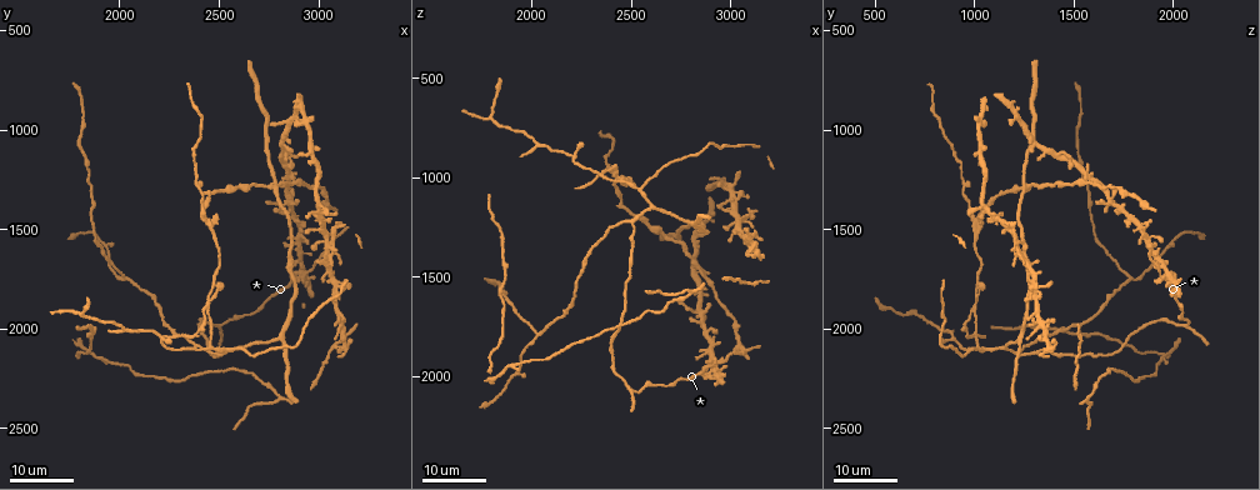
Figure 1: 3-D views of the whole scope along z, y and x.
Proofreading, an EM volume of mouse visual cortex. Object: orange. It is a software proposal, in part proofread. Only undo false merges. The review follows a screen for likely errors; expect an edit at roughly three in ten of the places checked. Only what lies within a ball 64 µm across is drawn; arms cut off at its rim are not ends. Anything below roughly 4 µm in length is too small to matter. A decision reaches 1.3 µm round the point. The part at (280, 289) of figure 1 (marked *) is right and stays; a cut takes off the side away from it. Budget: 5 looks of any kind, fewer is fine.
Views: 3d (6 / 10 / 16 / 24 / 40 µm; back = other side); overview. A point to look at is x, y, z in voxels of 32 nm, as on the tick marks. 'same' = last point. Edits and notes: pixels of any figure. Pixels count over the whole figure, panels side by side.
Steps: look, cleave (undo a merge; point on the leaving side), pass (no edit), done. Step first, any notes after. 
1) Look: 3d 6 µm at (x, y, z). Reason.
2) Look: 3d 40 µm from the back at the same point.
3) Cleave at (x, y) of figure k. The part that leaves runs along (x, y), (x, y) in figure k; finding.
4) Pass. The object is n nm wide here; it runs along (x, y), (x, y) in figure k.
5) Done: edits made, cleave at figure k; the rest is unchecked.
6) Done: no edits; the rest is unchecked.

Look: 3d 16 µm at (2850, 1370, 1690). Small branch off a trunk.

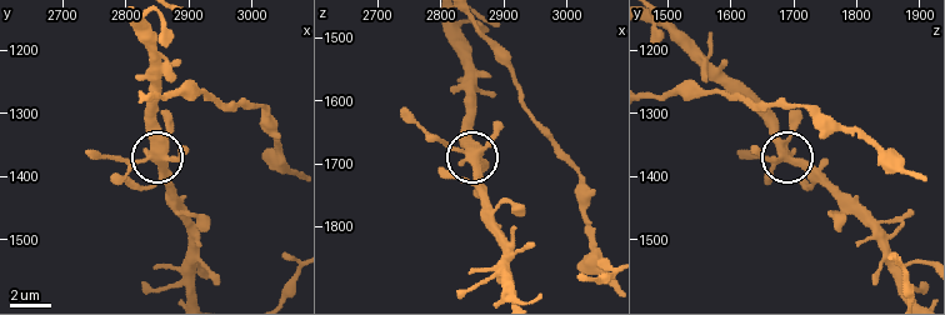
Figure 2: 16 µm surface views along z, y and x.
Look: 3d 6 µm at (2845, 1360, 1685). Zoom in.

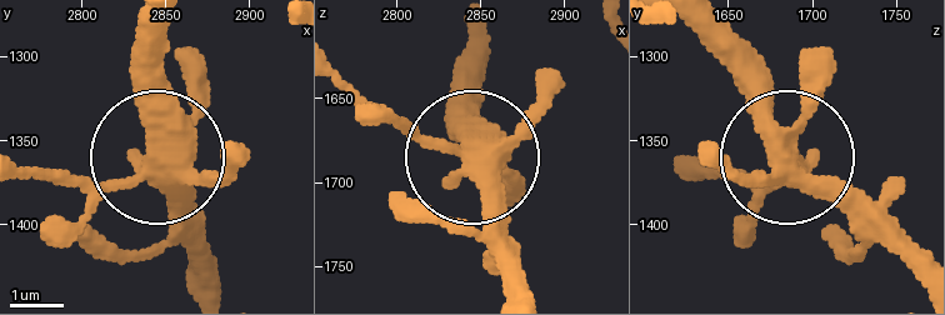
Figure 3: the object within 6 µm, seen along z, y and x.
Pass. 5 arms meet here; it runs along (528, 283), (488, 175), (339, 81) in figure 3; continuous, no second neuron.

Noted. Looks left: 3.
Look: 3d 16 µm at (3010, 1390, 1040). Branch point.

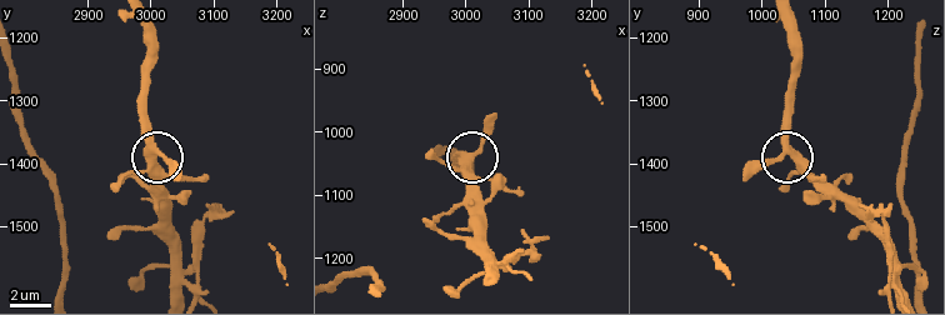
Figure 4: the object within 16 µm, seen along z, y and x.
Look: 3d 6 µm at (3005, 1380, 1035).

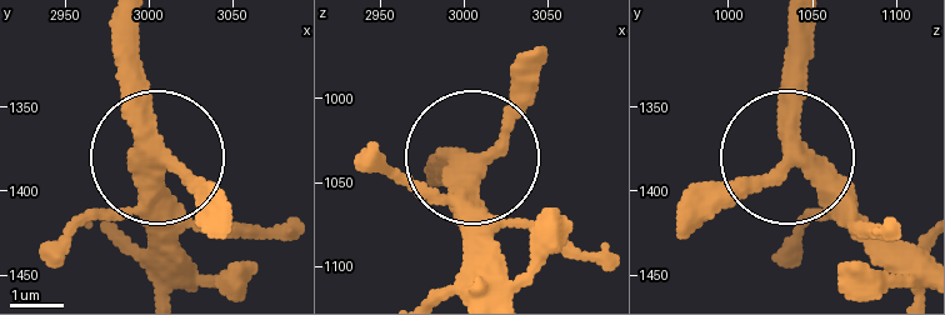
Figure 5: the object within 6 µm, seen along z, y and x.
Pass. It runs along (131, 26), (150, 146), (221, 223) in figure 5; continuous, no second neuron.

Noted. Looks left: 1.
Done: no edits; the rest is unchecked.

